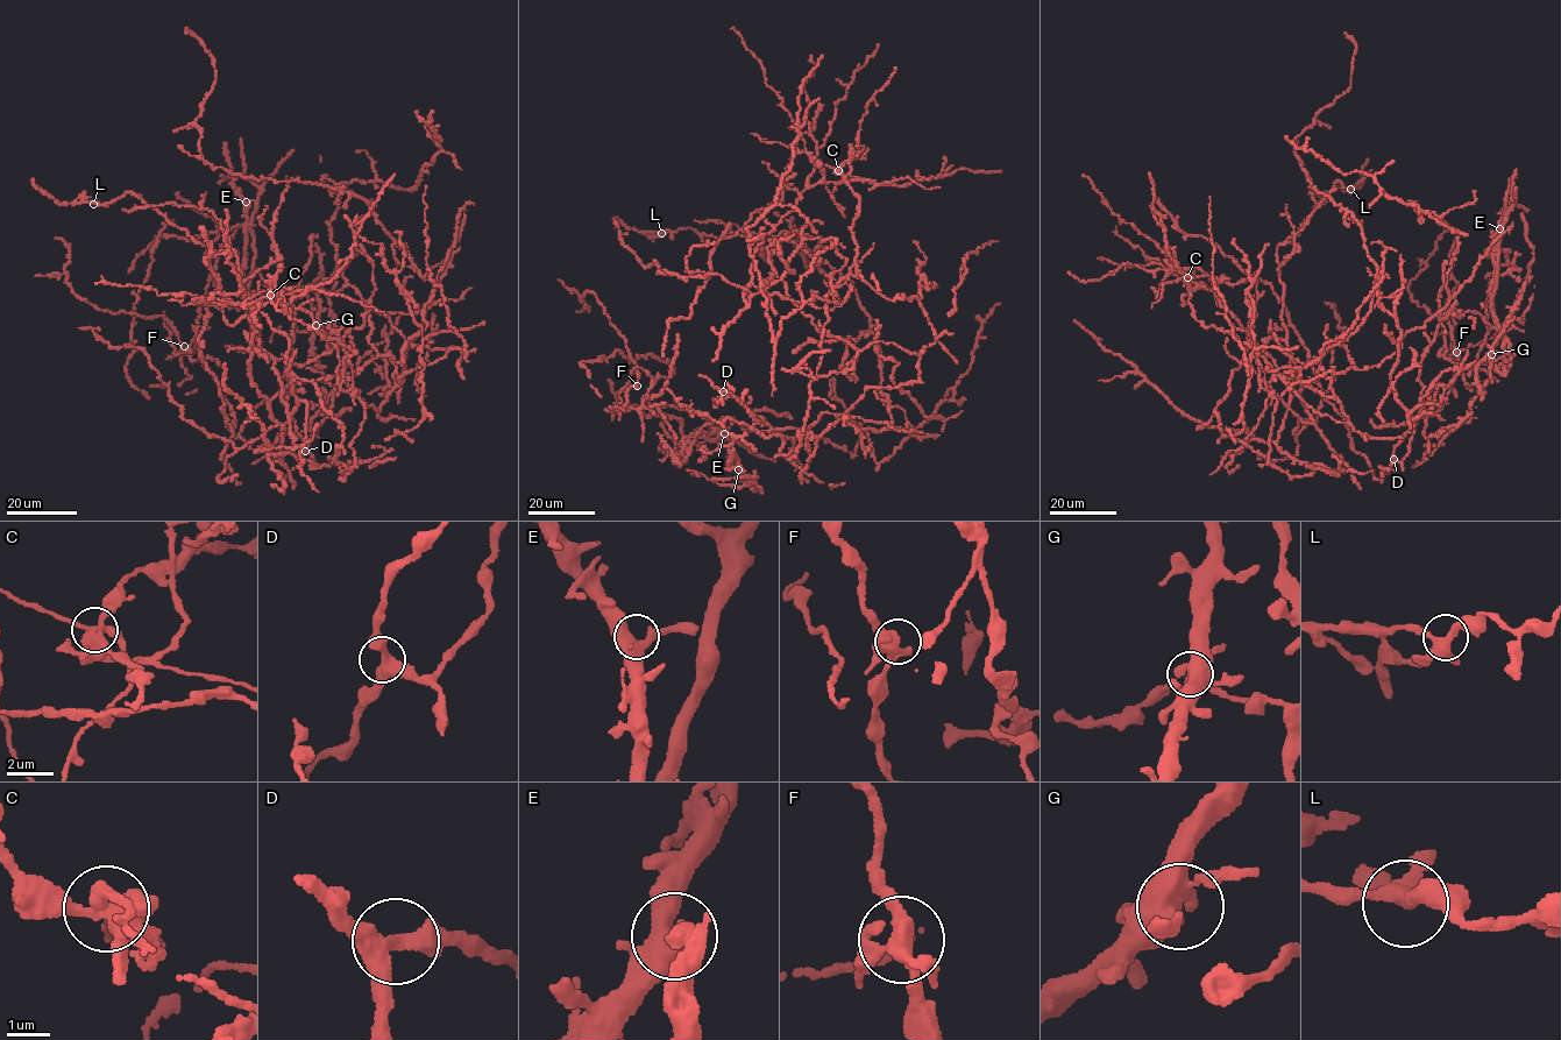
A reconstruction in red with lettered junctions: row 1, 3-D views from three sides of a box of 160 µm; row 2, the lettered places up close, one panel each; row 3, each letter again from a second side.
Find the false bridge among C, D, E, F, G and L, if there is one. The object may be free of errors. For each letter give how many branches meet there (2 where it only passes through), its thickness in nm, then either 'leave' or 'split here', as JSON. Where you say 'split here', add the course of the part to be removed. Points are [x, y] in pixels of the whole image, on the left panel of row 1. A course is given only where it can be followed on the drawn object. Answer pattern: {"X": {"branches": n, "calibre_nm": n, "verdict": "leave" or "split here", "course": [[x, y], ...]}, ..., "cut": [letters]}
{"C": {"branches": 5, "calibre_nm": 420, "verdict": "split here", "course": [[270, 296], [240, 306], [185, 292], [160, 296], [149, 288], [94, 283]]}, "D": {"branches": 3, "calibre_nm": 400, "verdict": "leave"}, "E": {"branches": 4, "calibre_nm": 440, "verdict": "leave"}, "F": {"branches": 4, "calibre_nm": 360, "verdict": "leave"}, "G": {"branches": 4, "calibre_nm": 460, "verdict": "leave"}, "L": {"branches": 4, "calibre_nm": 360, "verdict": "leave"}, "cut": ["C"]}

